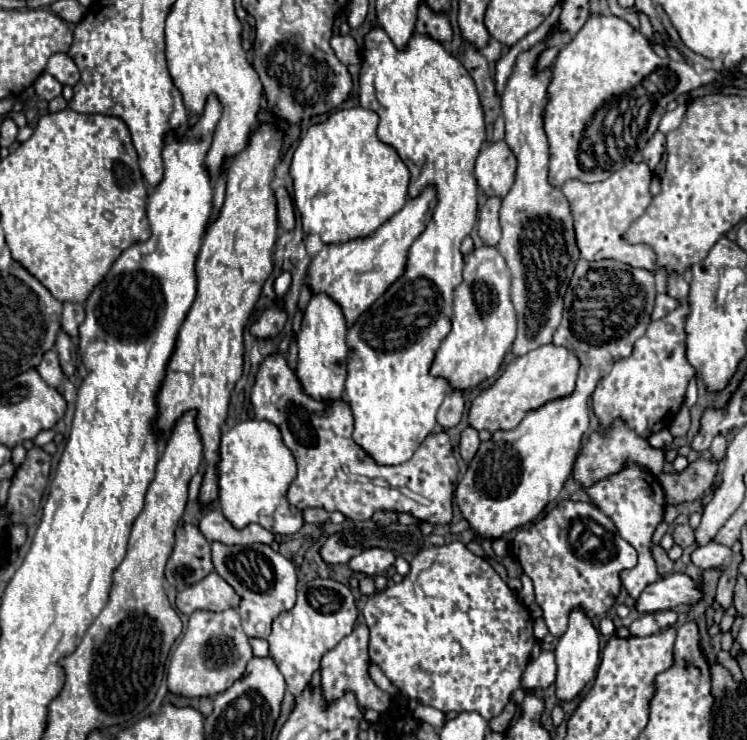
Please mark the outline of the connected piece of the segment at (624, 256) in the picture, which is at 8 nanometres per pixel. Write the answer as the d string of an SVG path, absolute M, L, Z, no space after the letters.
M629 162L627 166L623 166L619 172L613 172L603 182L587 184L581 180L567 180L561 186L561 192L565 194L571 208L577 246L583 260L611 258L629 264L633 268L645 268L645 270L655 268L655 254L651 252L651 248L647 248L645 244L631 246L621 240L621 234L629 228L629 224L635 218L639 218L645 212L645 208L651 202L649 182L651 182L651 170L647 168L647 164Z

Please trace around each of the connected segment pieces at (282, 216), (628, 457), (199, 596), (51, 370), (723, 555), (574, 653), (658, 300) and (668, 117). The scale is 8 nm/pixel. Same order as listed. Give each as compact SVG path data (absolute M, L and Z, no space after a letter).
M285 188L275 190L275 198L277 198L277 218L279 218L279 226L283 230L291 230L295 226L293 200L291 200L291 196L289 196L289 192Z
M617 418L611 422L611 426L603 428L601 432L589 432L585 436L585 444L581 446L575 464L573 464L573 480L581 484L583 488L591 488L593 484L621 472L627 462L635 462L643 470L651 472L653 476L659 476L663 472L665 464L665 450L653 448L647 438L639 436L623 418Z
M211 572L199 584L193 584L177 594L177 608L183 614L193 614L195 610L223 612L237 606L239 594L217 572Z
M49 350L43 354L41 364L37 366L37 372L43 376L43 380L47 380L47 384L51 384L53 388L59 388L59 384L65 380L65 374L59 366L59 358L55 350Z
M709 542L705 546L697 546L691 554L691 560L695 566L707 570L707 568L723 568L729 556L731 556L731 548L721 546L717 542Z
M579 610L571 612L569 628L559 638L555 656L557 656L557 680L555 680L557 690L555 690L555 694L561 702L569 702L583 692L583 688L587 686L587 682L591 682L591 678L595 678L597 666L599 666L599 634L591 626L591 620L587 616L583 616L583 612L579 612Z
M658 294L655 298L655 308L653 308L651 320L663 318L663 316L669 314L671 310L675 310L677 306L679 306L679 300L673 300L673 298L667 296L667 294Z
M681 104L681 106L677 106L673 112L667 112L667 114L661 118L661 122L659 122L659 130L661 130L663 134L675 130L675 128L681 124L681 120L683 120L685 110L687 110L687 106Z

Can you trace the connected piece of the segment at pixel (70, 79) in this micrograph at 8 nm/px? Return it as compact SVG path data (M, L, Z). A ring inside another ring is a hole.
M67 54L51 56L45 72L49 72L53 78L57 78L61 84L67 84L67 86L75 86L81 78L79 68L75 66L75 62L71 58L67 58Z

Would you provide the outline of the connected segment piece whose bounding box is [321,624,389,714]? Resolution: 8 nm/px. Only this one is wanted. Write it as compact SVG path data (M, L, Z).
M359 624L349 636L345 636L333 650L329 650L321 660L321 692L325 702L339 700L345 696L345 692L353 692L359 706L365 710L377 710L383 714L389 708L389 694L379 690L375 682L367 674L369 666L369 654L367 654L367 642L369 642L369 630L365 624Z

